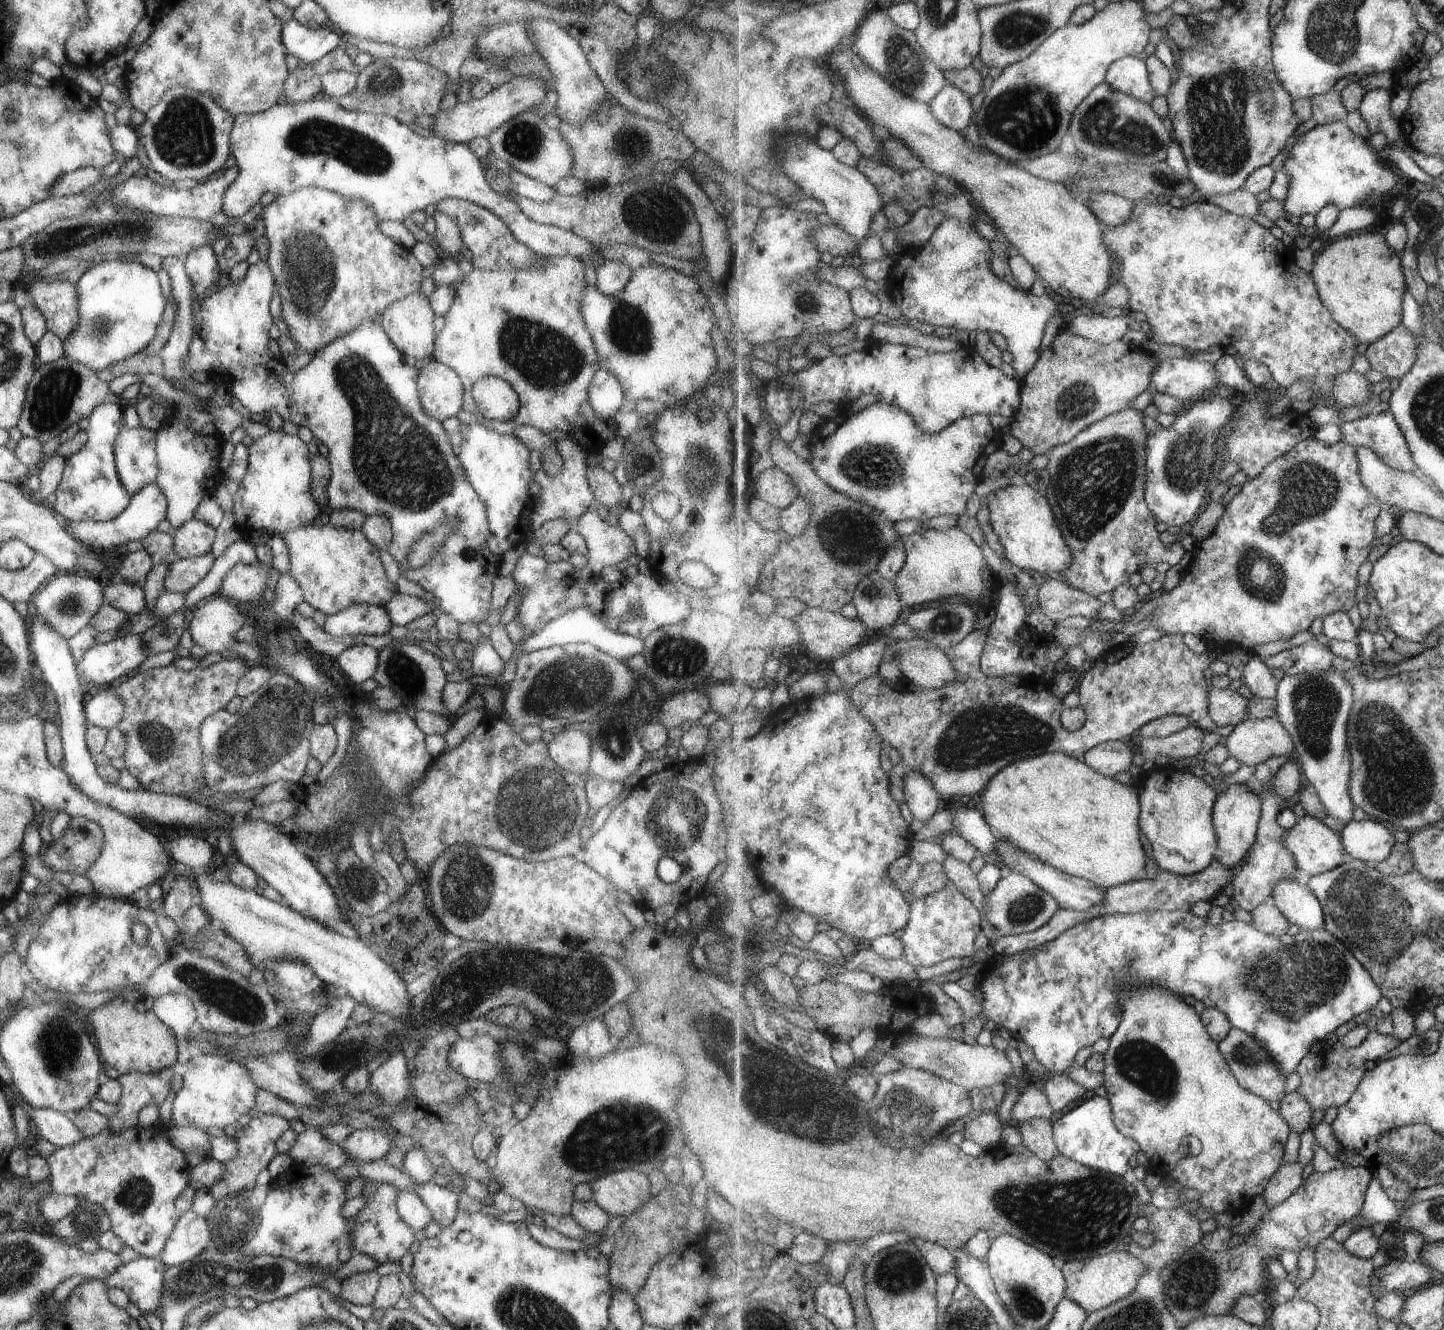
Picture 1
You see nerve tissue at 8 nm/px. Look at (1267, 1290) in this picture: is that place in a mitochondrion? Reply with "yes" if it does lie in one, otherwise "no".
no

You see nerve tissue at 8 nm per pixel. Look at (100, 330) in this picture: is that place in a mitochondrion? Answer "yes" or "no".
yes

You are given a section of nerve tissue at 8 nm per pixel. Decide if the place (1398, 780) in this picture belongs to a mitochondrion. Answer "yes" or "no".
yes

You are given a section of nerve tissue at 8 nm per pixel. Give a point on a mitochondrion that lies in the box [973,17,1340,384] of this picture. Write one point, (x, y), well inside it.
(1215, 108)

